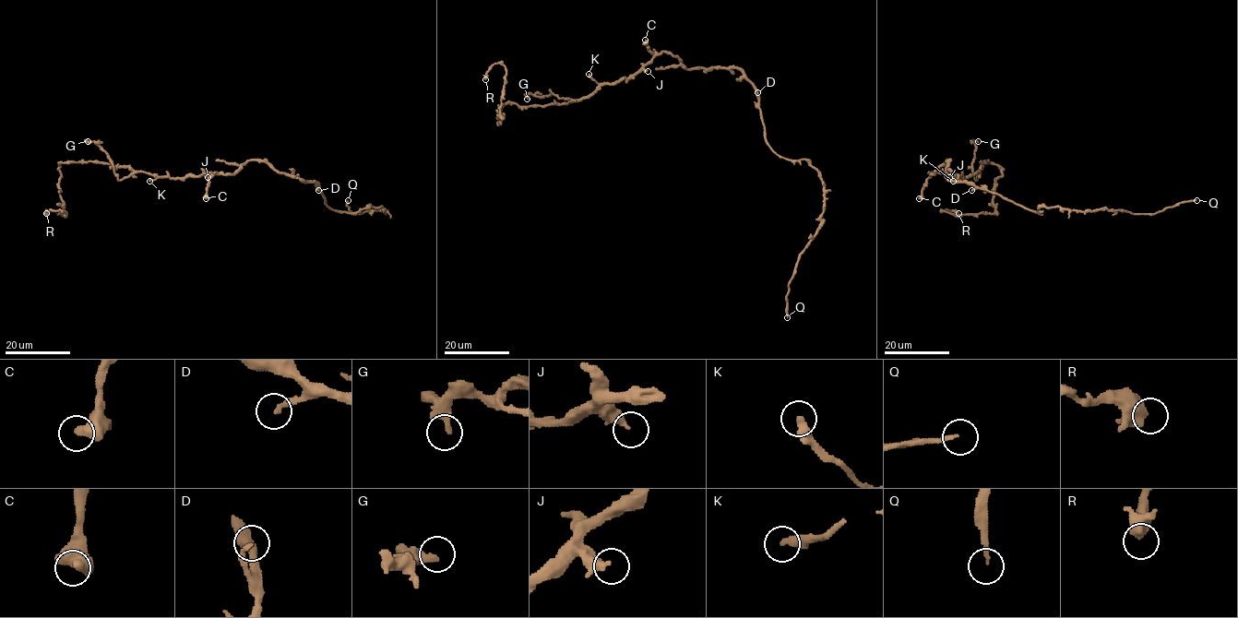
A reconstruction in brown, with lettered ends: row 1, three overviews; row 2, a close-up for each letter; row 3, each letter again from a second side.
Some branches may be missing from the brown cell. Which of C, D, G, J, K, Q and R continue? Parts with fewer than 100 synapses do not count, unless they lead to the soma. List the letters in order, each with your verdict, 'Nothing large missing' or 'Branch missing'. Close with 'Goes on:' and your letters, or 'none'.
C: Nothing large missing
D: Nothing large missing
G: Nothing large missing
J: Nothing large missing
K: Nothing large missing
Q: Branch missing
R: Nothing large missing
Goes on: Q

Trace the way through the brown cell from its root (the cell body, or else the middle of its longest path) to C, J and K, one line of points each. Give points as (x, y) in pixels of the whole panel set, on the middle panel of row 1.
C: (691, 68), (685, 68), (675, 57), (664, 51), (653, 53), (645, 40)
J: (691, 68), (685, 68), (675, 57), (662, 51), (643, 67), (648, 71)
K: (691, 68), (685, 68), (675, 57), (662, 51), (636, 72), (610, 84), (598, 84), (589, 74)

